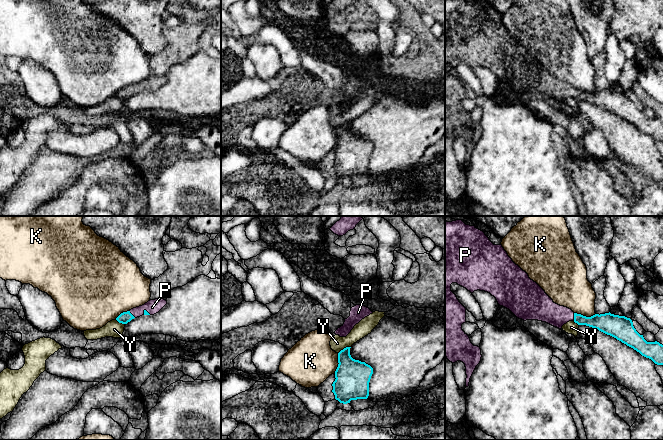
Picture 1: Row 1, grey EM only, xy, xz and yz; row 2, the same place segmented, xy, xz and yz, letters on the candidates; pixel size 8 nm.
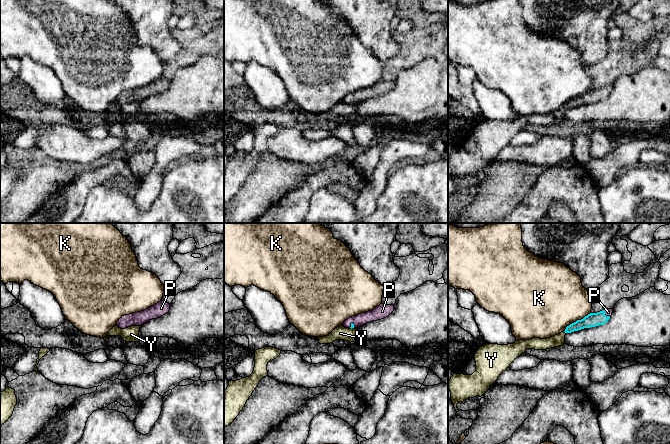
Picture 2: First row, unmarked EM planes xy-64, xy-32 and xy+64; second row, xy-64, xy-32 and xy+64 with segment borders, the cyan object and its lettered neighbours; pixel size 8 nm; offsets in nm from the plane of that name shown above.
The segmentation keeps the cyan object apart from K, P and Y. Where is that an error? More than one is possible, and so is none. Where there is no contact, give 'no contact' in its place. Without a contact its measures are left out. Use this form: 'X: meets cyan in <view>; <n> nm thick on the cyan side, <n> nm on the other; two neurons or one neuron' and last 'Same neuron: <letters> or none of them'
K: meets cyan in yz; 180 nm thick on the cyan side, 300 nm on the other; two neurons
P: meets cyan in yz; 140 nm thick on the cyan side, 190 nm on the other; one neuron
Y: meets cyan in xz; 280 nm thick on the cyan side, 120 nm on the other; two neurons
Same neuron: P

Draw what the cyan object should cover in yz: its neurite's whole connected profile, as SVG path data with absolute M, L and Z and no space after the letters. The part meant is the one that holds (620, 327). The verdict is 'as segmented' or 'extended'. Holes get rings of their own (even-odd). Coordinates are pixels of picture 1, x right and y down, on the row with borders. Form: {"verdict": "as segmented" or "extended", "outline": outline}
{"verdict": "extended", "outline": "M462 220L445 221L445 356L455 363L461 361L466 367L466 387L481 361L481 349L474 346L469 336L462 330L466 322L466 308L451 291L451 284L466 288L473 293L480 290L494 296L500 306L509 309L517 318L546 322L559 329L569 321L586 325L610 335L627 346L651 359L657 365L663 365L663 345L659 342L647 342L633 326L630 318L609 313L586 317L574 313L571 309L560 306L528 274L516 265L508 256L502 245L494 245L485 233L475 226L466 225Z"}

